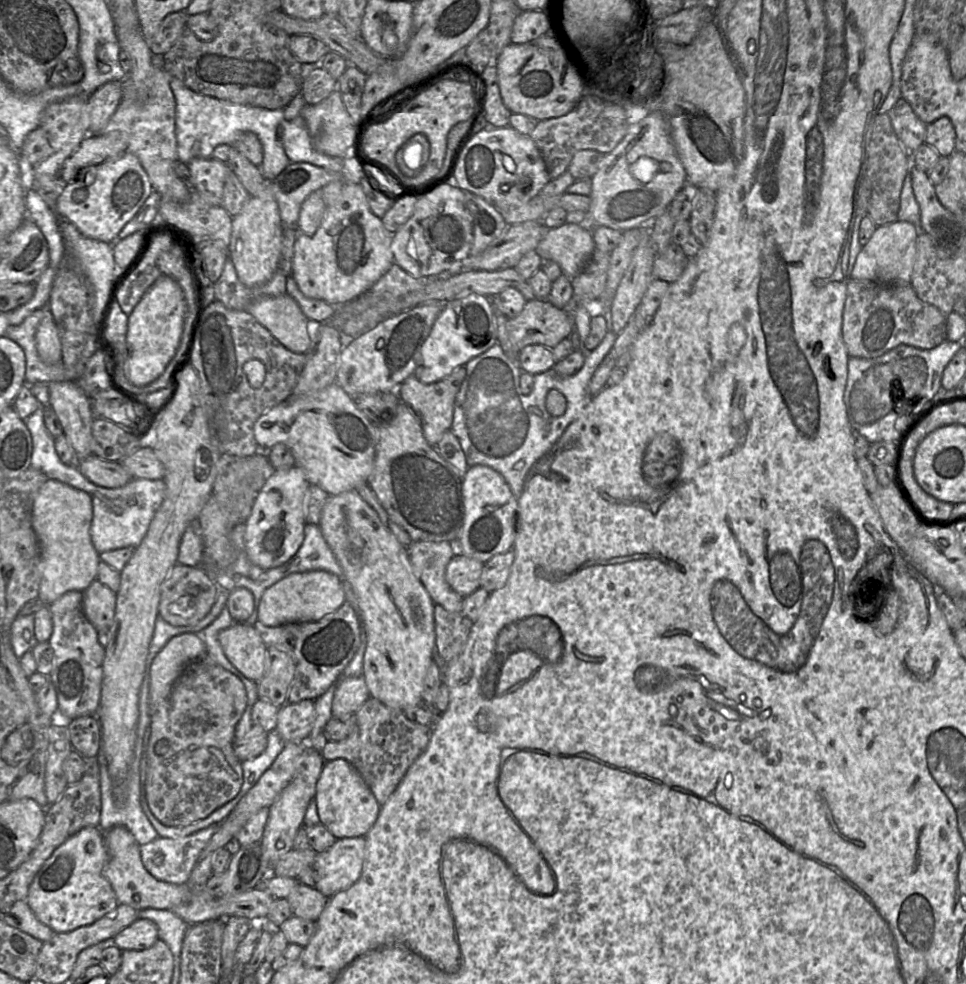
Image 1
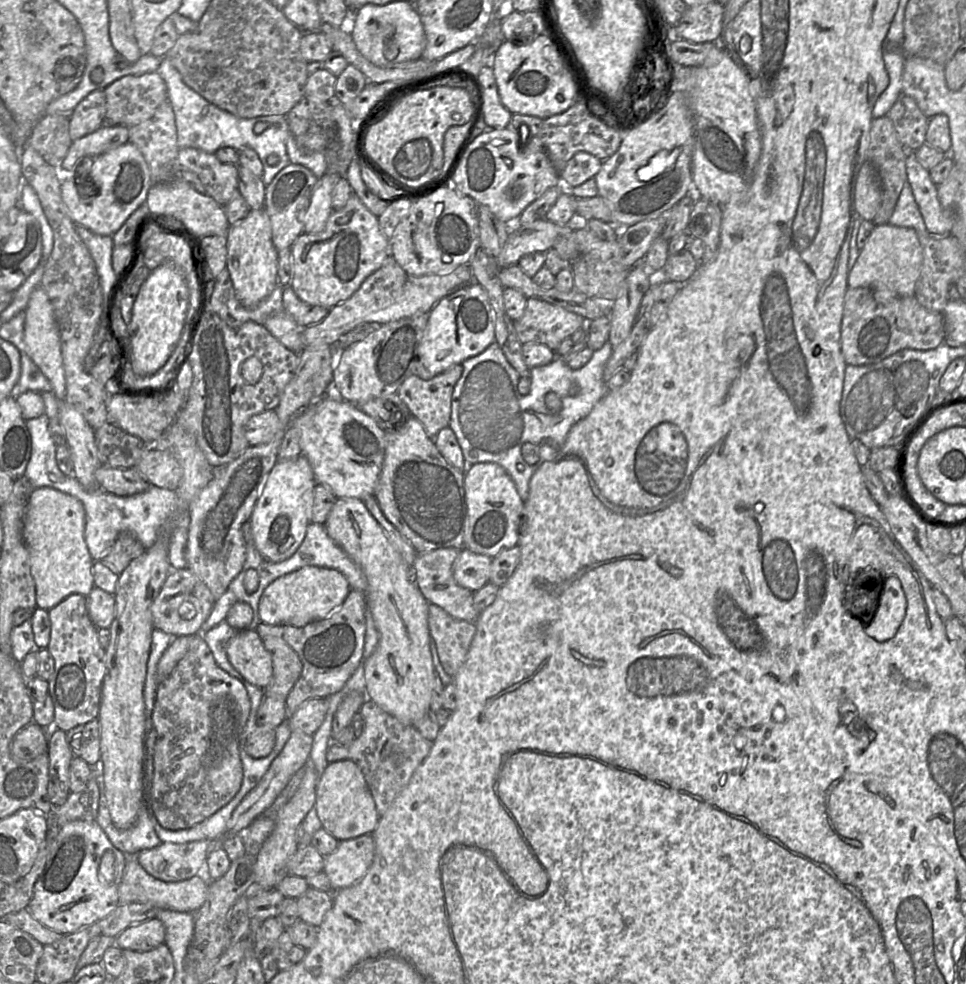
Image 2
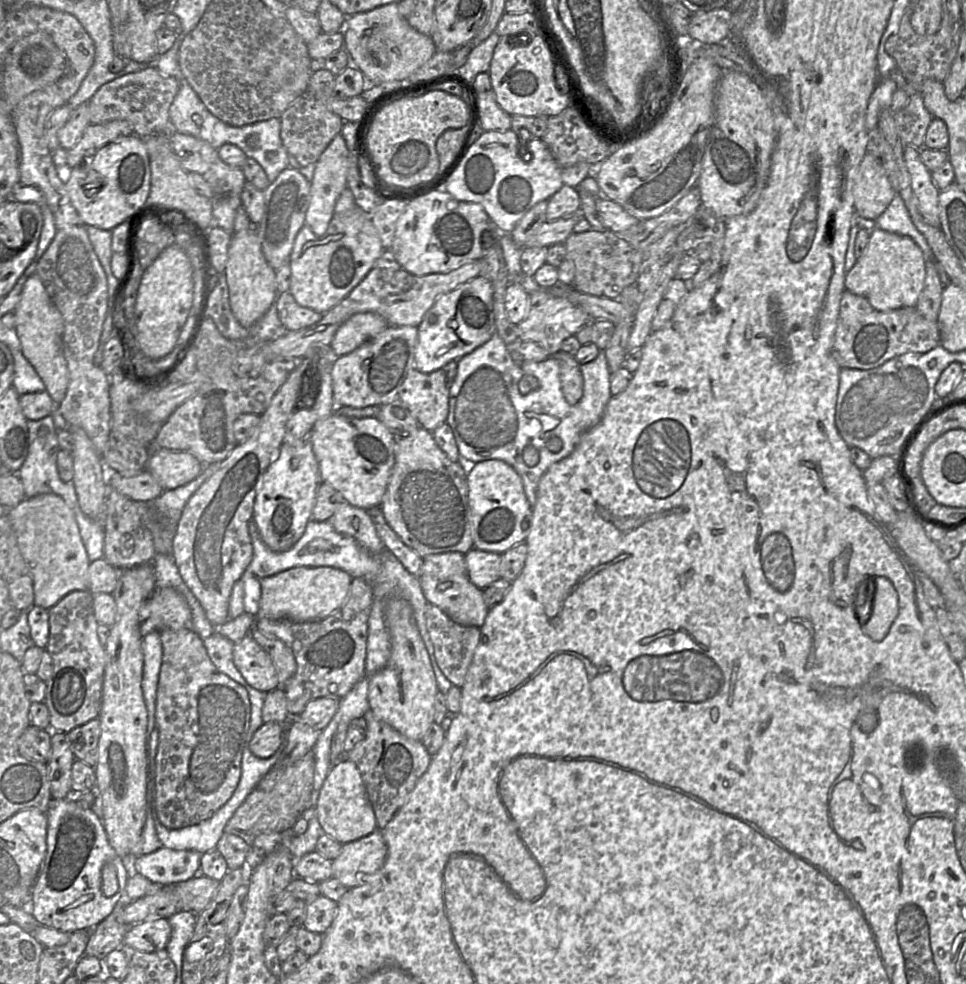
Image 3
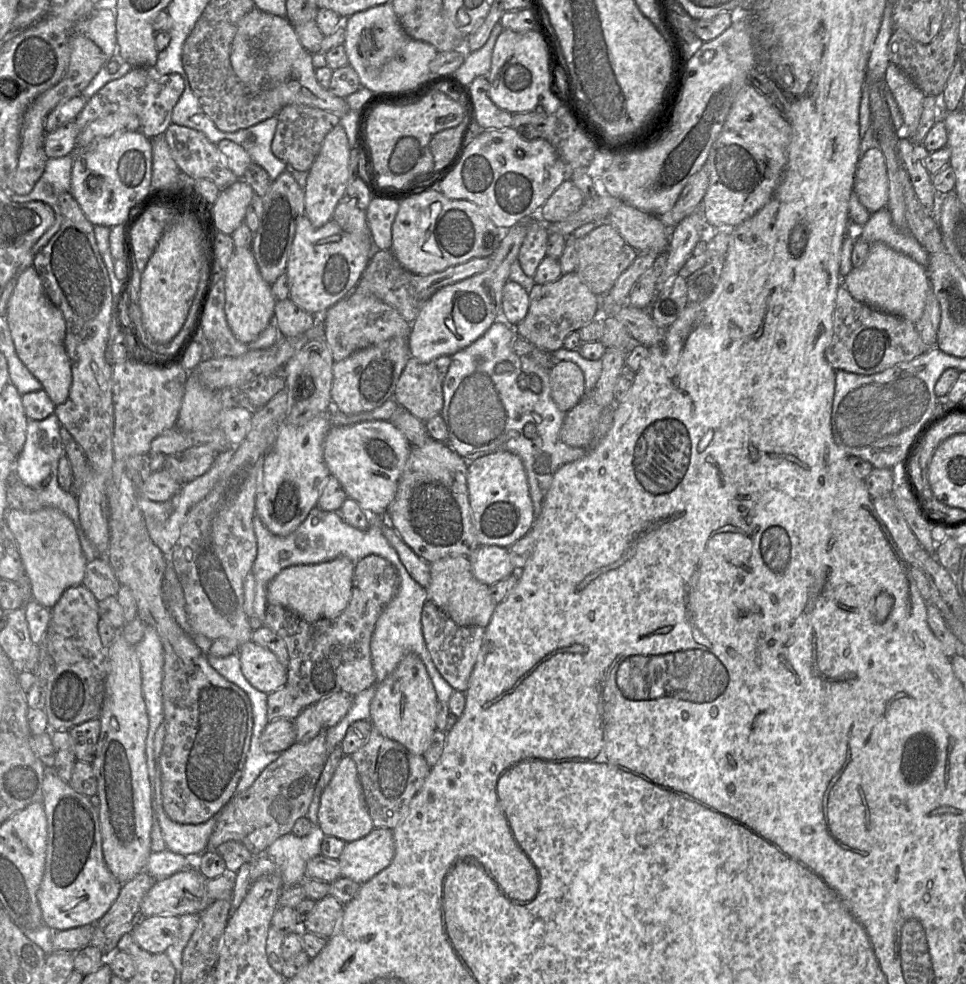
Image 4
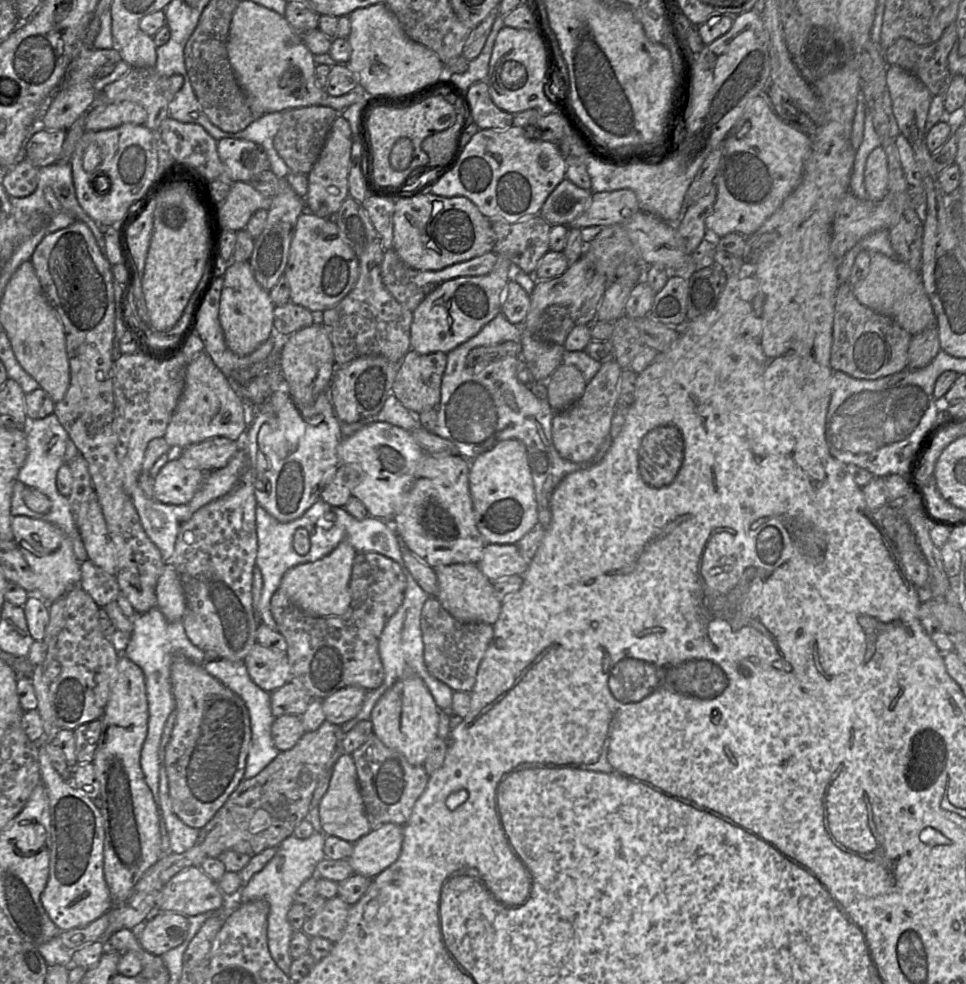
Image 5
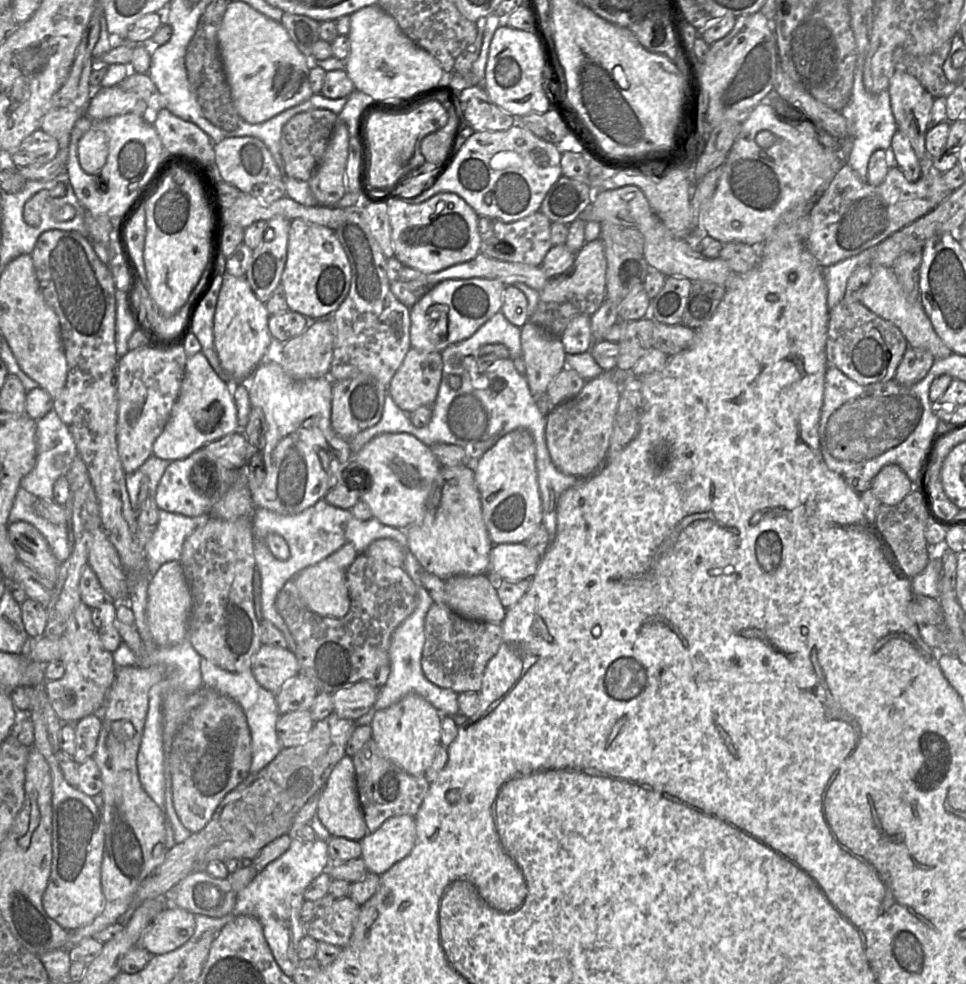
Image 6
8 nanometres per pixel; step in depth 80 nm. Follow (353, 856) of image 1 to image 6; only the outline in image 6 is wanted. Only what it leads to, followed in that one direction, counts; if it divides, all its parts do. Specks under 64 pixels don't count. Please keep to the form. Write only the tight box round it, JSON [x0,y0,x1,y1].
[360,815,416,876]

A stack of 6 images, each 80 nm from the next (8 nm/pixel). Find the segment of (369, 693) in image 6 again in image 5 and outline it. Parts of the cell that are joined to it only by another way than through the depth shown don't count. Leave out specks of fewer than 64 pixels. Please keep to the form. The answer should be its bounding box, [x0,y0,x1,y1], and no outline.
[322,686,367,725]

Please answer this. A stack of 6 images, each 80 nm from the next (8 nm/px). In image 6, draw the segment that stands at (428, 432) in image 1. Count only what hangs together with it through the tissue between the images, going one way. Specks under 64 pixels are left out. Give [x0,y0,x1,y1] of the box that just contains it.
[387,347,442,413]

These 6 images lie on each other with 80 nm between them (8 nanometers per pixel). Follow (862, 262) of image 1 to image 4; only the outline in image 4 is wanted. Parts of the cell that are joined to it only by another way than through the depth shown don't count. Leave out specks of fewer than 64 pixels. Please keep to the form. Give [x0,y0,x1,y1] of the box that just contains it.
[842,242,930,323]

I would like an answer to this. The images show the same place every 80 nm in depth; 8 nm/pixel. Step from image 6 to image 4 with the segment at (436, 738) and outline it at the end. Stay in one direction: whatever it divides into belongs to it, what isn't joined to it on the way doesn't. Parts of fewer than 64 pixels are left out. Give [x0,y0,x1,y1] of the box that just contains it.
[370,654,438,755]

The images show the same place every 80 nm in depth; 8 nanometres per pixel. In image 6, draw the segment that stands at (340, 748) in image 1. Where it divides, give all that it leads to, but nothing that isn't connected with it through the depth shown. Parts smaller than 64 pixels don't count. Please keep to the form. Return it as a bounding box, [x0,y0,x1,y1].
[352,738,430,833]

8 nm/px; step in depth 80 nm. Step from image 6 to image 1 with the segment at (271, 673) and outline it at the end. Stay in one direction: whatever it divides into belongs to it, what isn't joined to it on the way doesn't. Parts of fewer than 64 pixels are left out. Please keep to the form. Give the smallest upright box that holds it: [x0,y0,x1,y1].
[218,622,269,682]

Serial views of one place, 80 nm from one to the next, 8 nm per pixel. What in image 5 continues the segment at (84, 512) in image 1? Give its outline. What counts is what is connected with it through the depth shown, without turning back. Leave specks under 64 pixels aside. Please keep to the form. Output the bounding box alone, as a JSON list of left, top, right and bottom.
[11,515,82,604]

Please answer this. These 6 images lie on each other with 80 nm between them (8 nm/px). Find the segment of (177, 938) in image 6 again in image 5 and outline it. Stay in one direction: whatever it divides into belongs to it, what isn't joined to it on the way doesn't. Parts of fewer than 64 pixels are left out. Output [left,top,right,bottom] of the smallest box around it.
[137,912,188,956]

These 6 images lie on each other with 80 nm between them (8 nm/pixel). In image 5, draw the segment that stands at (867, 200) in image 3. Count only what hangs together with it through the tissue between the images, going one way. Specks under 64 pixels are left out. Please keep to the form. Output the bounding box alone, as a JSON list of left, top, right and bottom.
[864,147,888,200]

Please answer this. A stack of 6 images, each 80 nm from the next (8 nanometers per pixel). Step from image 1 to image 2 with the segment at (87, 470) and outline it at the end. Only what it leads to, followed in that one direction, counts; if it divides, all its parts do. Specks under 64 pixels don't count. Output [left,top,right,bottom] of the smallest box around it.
[95,465,151,496]

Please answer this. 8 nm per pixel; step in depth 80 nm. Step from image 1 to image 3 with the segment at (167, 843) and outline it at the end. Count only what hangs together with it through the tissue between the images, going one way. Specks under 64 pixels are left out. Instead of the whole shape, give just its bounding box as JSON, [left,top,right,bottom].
[130,846,205,886]

